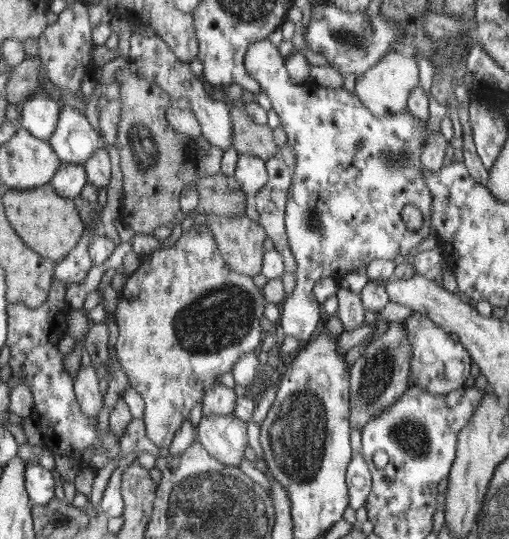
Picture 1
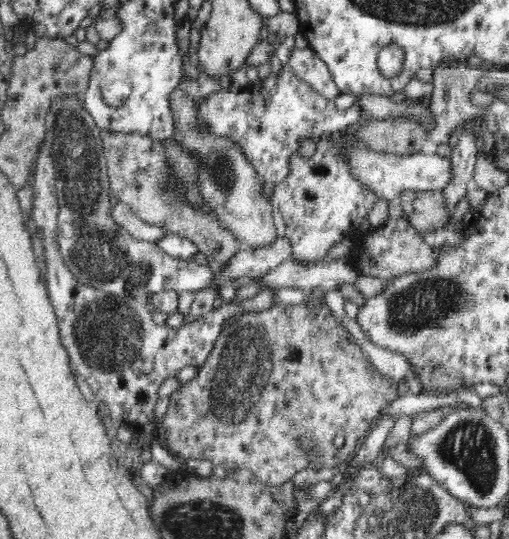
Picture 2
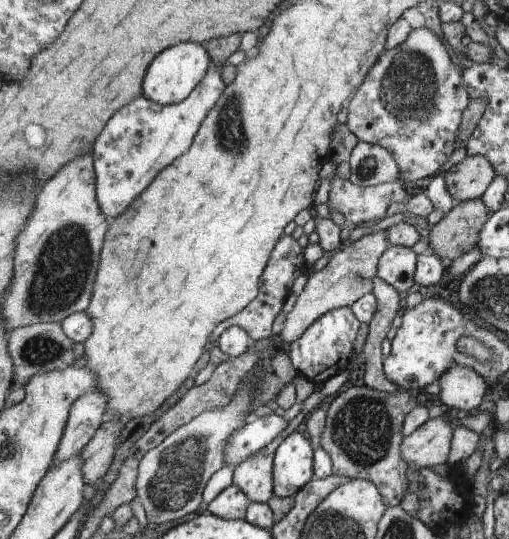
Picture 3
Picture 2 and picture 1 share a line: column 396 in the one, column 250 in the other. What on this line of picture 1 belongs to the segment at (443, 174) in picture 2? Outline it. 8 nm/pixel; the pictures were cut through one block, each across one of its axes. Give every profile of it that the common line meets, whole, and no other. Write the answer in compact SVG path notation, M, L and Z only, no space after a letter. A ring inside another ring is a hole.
M250 154L239 155L234 175L246 197L256 196L269 180L266 160Z

